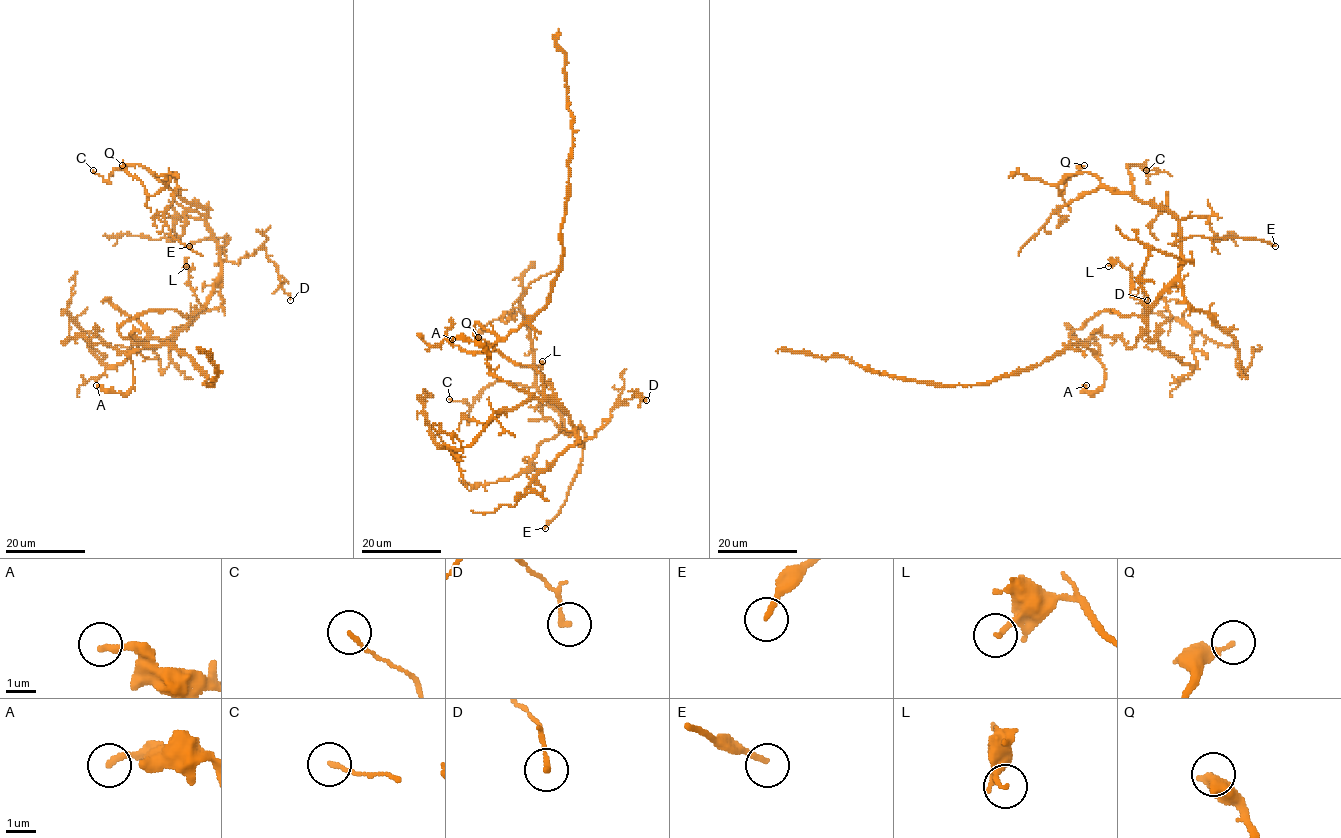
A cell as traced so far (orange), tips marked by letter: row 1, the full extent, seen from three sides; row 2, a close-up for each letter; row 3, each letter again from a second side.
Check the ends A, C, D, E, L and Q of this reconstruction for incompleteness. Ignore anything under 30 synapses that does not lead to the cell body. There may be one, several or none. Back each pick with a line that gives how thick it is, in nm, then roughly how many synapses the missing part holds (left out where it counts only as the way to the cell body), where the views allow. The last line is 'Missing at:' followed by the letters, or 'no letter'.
E: calibre 180 nm
Missing at: E

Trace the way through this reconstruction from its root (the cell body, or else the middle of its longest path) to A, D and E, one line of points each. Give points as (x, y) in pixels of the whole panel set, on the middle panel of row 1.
A: (490, 346), (476, 336), (478, 323), (498, 338), (486, 349), (489, 358), (483, 346), (452, 339)
D: (490, 346), (536, 370), (543, 392), (568, 414), (582, 440), (592, 438), (612, 410), (636, 390), (646, 400)
E: (490, 346), (532, 366), (543, 392), (568, 414), (576, 433), (581, 425), (586, 433), (567, 499), (545, 528)

